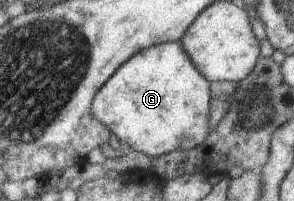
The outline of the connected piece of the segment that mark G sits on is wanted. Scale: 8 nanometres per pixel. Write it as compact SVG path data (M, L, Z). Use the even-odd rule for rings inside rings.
M179 41L159 43L133 55L104 83L91 110L124 148L151 158L199 146L213 130L210 83Z

